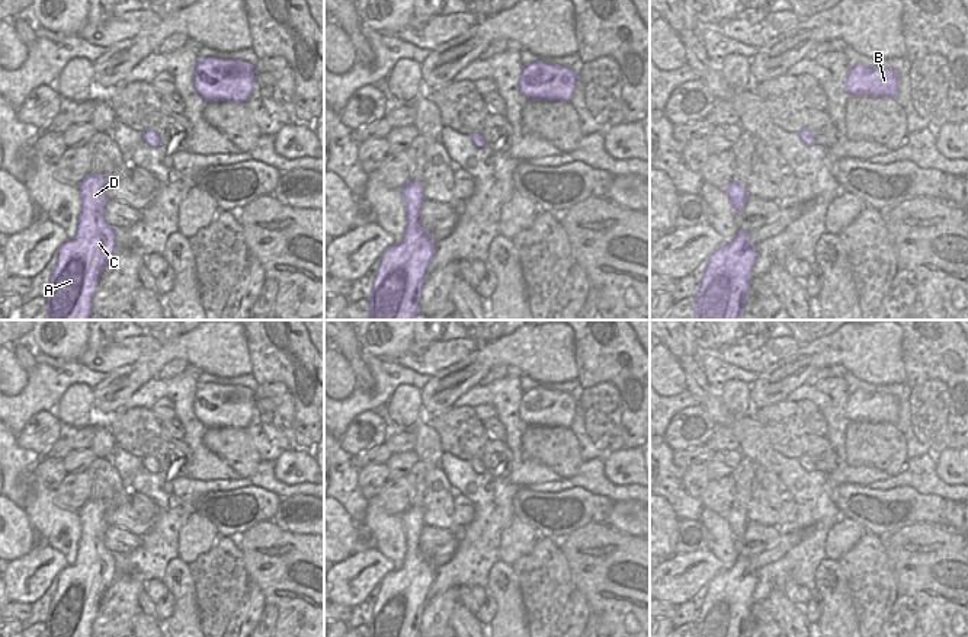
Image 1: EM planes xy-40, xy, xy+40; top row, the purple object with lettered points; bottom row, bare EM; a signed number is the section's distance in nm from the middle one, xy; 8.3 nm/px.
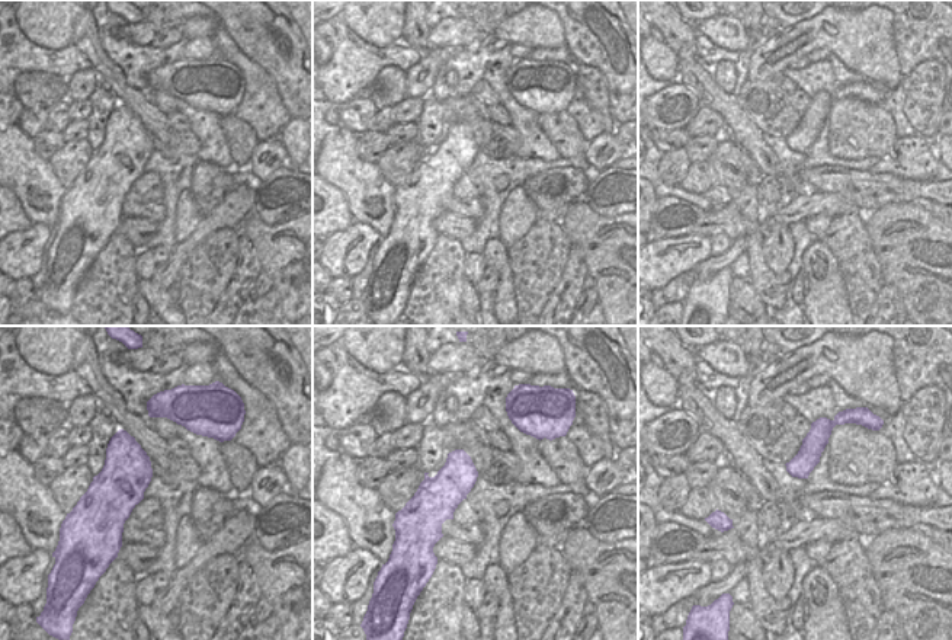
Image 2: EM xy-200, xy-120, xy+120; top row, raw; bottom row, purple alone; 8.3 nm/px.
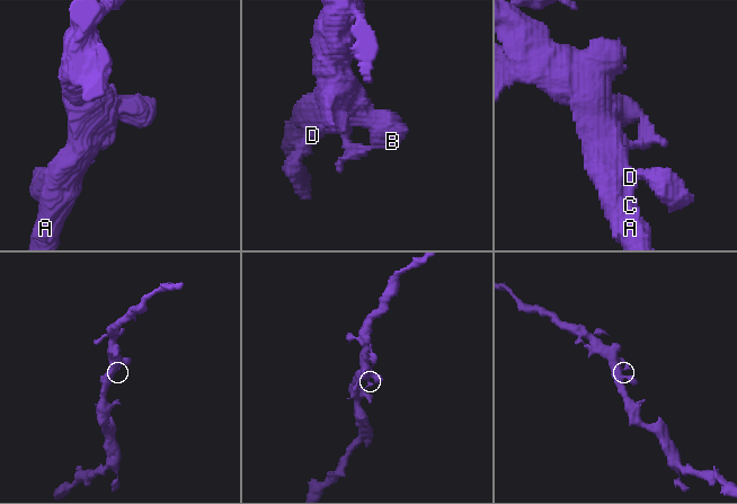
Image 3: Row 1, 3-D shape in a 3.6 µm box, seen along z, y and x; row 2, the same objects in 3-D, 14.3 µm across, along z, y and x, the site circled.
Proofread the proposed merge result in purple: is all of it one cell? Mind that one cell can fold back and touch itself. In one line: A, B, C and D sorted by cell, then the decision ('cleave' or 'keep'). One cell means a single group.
A B C D; keep

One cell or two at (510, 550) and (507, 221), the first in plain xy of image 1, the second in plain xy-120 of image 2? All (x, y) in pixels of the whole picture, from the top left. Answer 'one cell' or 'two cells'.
one cell

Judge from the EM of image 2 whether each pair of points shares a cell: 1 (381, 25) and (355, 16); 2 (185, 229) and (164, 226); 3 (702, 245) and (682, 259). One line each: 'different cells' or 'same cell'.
1: same cell
2: different cells
3: same cell

